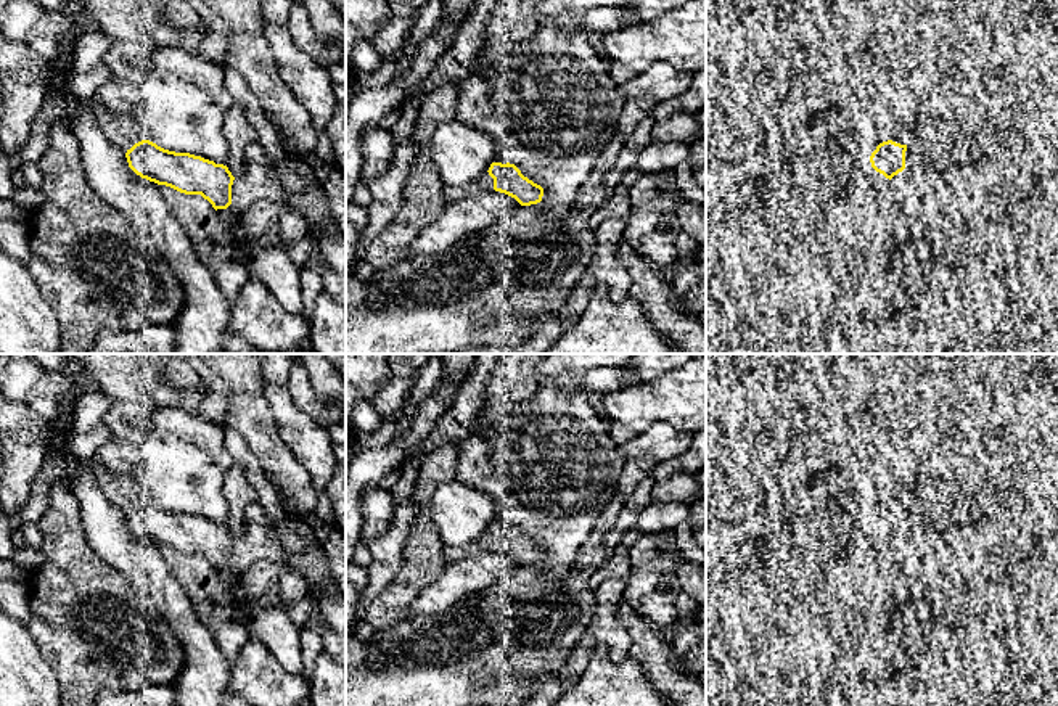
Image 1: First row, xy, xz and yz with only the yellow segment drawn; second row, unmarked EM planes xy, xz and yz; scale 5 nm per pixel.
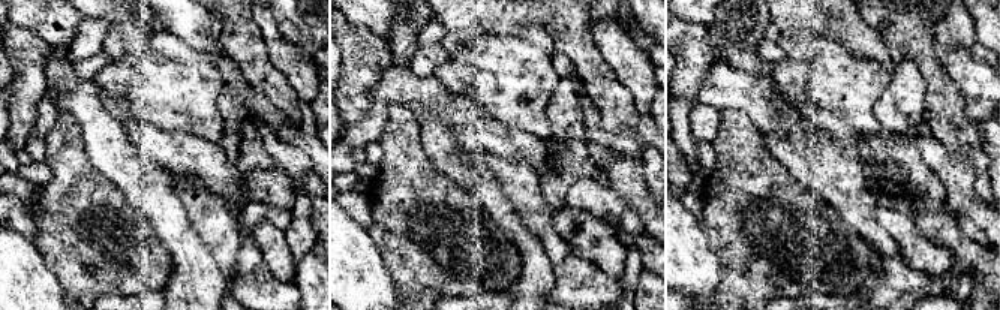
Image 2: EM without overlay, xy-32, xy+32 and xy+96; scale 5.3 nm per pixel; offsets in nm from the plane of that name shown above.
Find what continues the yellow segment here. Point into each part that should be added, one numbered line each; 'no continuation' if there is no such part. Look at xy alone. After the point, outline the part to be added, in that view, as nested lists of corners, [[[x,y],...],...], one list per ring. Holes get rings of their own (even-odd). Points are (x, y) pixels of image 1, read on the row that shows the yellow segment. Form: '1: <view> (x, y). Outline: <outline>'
1: xy (123, 131). Outline: [[[71,92],[68,96],[56,95],[47,96],[37,114],[37,119],[42,119],[50,124],[66,124],[72,116],[79,113],[90,113],[98,125],[103,129],[106,138],[119,146],[124,153],[135,143],[141,142],[143,132],[138,122],[130,114],[116,116],[103,106],[95,96],[90,100],[80,100]]]

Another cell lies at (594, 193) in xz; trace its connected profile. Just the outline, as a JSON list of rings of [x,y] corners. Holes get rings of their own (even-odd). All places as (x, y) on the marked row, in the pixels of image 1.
[[[592,174],[587,182],[579,188],[574,207],[593,211],[609,201],[614,190],[605,187],[605,175]]]

